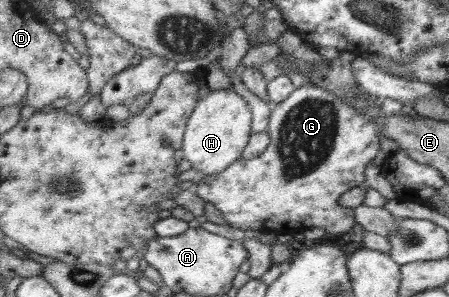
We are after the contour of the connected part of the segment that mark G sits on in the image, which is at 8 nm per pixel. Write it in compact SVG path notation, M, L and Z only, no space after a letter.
M305 82L283 102L272 106L266 132L270 143L260 156L241 158L217 176L199 177L197 196L213 204L227 225L243 231L275 231L287 235L320 228L326 231L328 237L351 232L358 224L354 210L340 206L339 198L349 190L366 184L365 169L382 146L377 137L375 118L342 103L333 93Z

